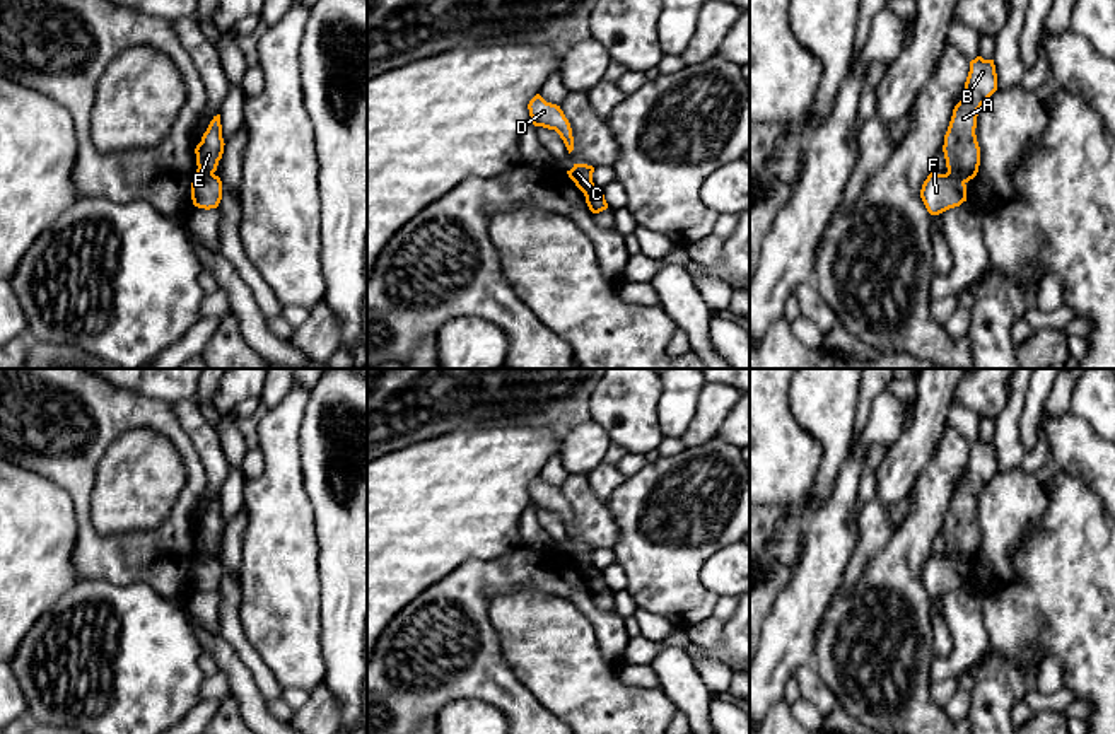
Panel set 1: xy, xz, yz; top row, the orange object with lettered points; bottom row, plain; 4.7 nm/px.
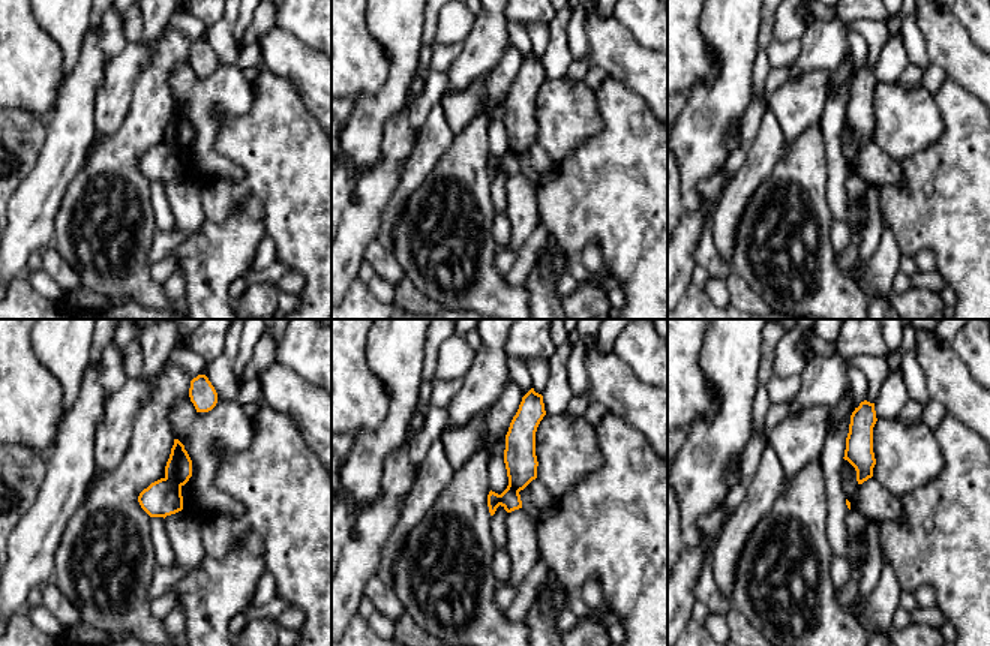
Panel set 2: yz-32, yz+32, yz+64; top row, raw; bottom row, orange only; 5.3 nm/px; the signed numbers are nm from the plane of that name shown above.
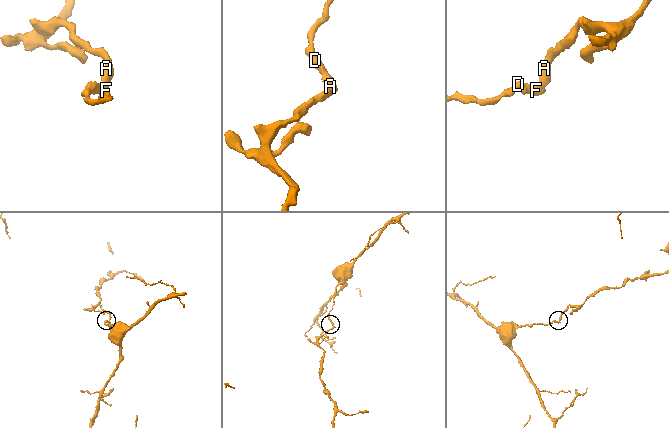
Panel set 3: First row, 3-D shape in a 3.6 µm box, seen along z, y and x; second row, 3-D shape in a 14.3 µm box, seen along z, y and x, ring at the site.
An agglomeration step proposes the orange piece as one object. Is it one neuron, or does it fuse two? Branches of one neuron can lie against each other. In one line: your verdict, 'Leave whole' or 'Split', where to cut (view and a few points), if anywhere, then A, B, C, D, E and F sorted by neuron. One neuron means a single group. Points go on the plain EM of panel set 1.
Split. Split along yz (948, 553), (963, 565). Groups: A B E / C D F

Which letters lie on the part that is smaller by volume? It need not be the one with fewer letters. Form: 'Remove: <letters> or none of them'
Remove: A, B, E

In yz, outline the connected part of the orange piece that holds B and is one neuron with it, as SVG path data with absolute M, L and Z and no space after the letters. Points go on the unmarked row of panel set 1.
M977 439L970 444L961 483L954 488L944 517L944 541L948 555L963 565L973 562L980 548L980 529L975 510L982 486L997 473L997 456L994 442Z

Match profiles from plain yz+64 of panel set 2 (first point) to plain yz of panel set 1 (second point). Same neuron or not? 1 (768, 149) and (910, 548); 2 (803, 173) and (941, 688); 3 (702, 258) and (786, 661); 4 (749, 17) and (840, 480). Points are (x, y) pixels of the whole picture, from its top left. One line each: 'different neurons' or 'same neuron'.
1: different neurons
2: different neurons
3: different neurons
4: same neuron

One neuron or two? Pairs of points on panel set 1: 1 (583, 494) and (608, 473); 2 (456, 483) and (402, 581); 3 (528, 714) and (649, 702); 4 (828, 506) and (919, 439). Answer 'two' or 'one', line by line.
1: two
2: one
3: two
4: two

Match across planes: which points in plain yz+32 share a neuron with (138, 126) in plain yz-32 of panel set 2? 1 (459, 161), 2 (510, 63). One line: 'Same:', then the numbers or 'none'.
Same: 1, 2

